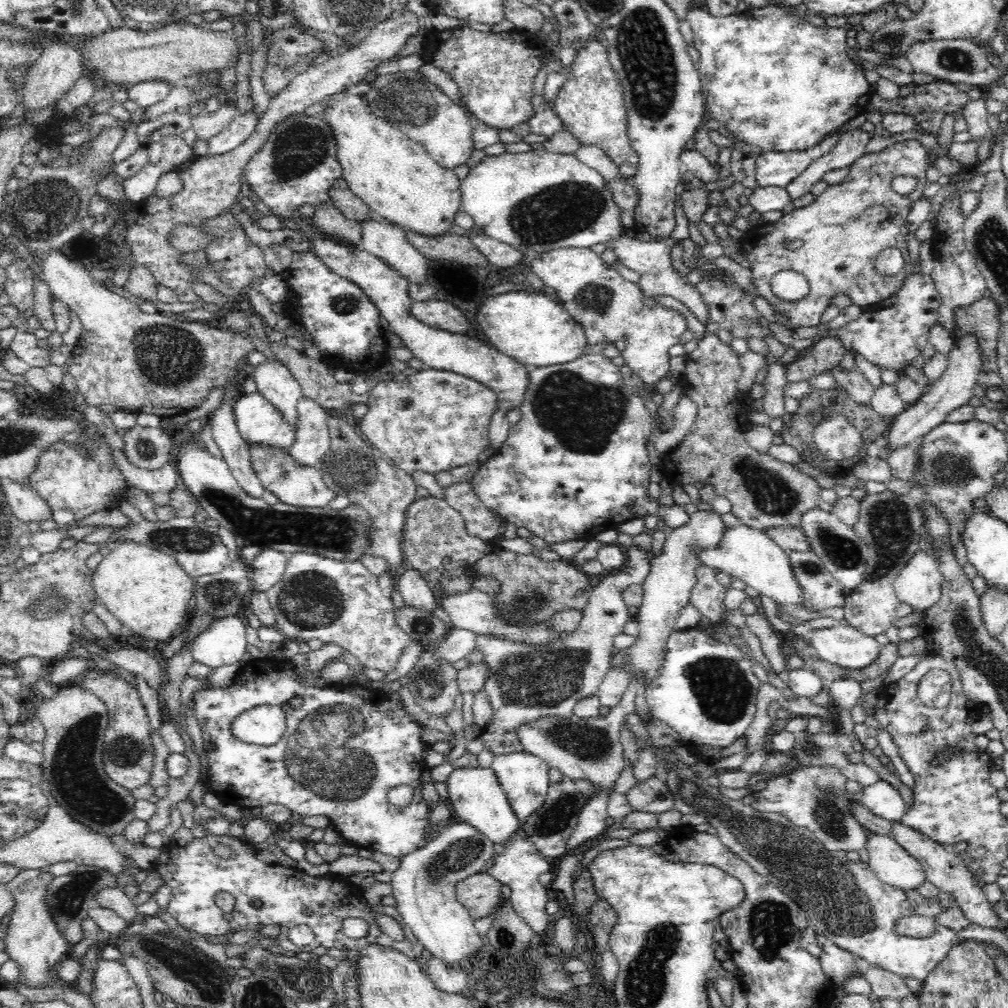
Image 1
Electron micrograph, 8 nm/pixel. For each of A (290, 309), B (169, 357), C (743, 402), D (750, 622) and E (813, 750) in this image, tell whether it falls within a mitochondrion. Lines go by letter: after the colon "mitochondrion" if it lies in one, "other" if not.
A: other
B: mitochondrion
C: other
D: other
E: mitochondrion

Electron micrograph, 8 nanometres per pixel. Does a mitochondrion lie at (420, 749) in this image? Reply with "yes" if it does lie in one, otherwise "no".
no

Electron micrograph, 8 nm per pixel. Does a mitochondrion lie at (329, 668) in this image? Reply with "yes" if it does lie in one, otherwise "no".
no

